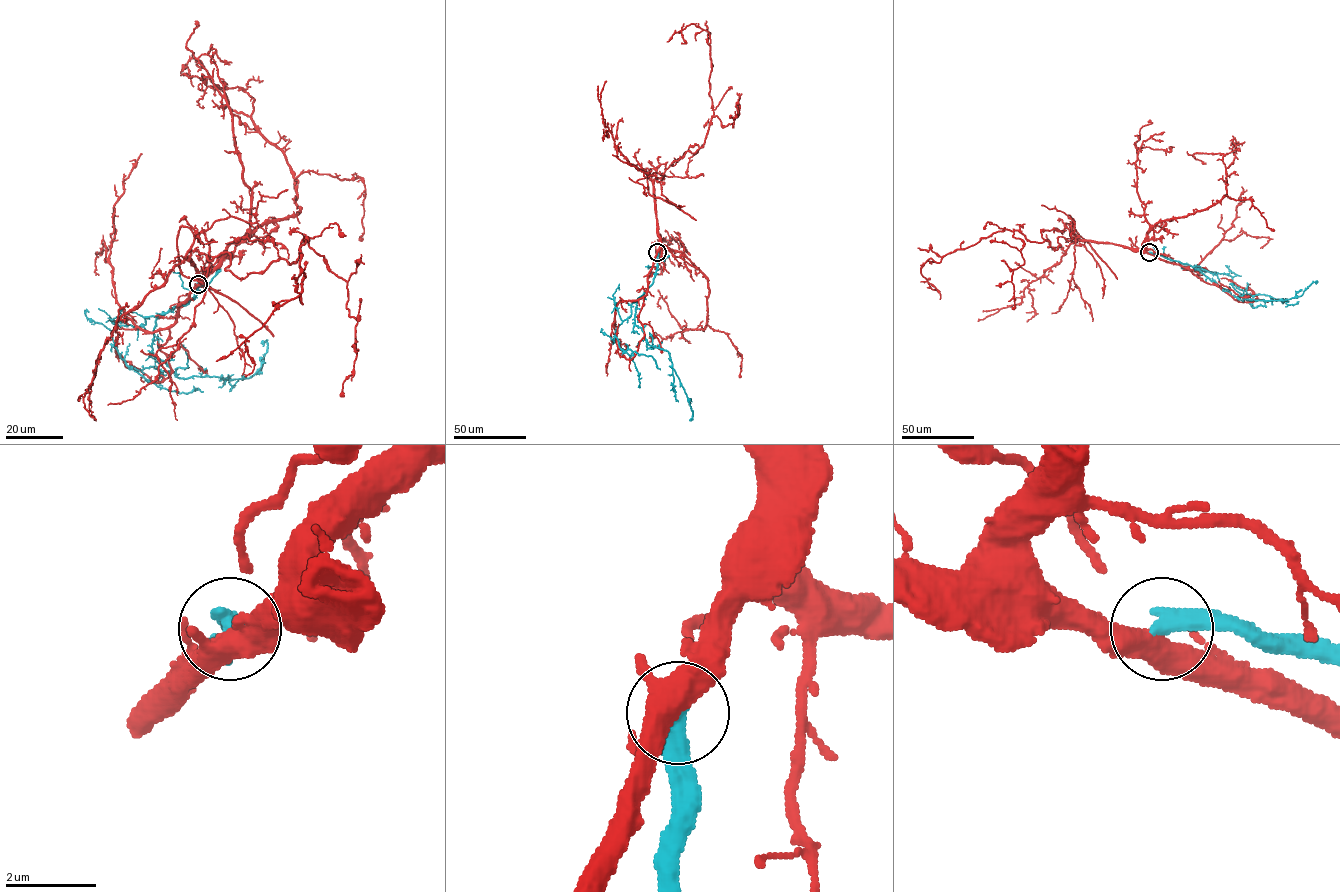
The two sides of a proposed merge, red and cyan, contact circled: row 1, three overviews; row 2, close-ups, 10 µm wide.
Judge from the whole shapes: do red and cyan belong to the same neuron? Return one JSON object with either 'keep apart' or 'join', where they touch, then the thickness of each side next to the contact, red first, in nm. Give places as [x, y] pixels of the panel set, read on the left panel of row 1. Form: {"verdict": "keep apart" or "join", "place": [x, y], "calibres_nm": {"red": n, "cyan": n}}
{"verdict": "keep apart", "place": [198, 284], "calibres_nm": {"red": 440, "cyan": 440}}

